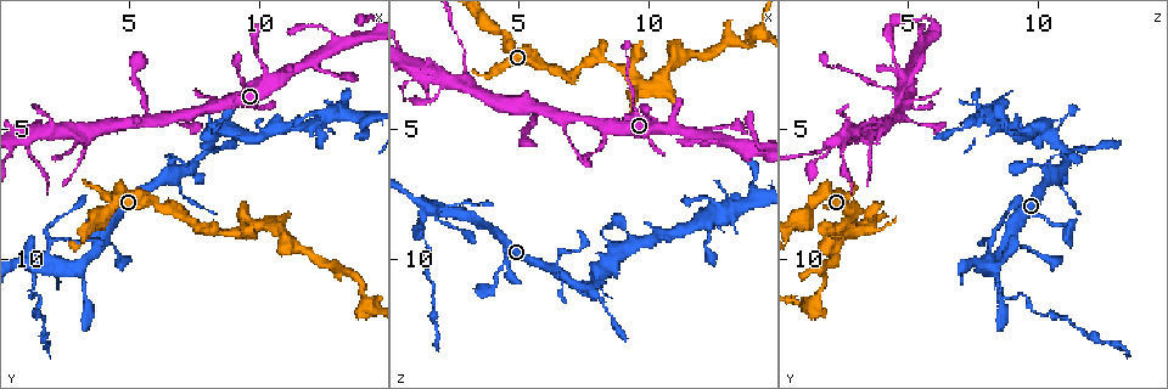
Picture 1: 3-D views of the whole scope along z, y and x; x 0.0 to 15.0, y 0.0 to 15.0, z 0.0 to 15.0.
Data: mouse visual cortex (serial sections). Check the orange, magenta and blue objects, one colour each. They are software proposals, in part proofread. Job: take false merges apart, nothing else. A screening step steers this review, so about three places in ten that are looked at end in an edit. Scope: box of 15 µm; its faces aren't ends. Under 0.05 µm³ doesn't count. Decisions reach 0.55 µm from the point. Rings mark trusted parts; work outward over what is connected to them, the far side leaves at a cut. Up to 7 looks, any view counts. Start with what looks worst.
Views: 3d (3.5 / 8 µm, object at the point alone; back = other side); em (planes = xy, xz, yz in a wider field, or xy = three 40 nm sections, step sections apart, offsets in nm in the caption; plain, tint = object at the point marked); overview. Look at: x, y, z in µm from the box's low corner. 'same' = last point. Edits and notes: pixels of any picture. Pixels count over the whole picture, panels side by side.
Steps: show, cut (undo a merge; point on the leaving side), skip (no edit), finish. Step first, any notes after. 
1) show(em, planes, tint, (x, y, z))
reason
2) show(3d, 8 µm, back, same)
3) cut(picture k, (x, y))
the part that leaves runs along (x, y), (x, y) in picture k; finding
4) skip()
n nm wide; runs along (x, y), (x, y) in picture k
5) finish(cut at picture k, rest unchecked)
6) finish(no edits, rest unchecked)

show(em, xy, step 2, tint, (9.4, 3.4, 3.9))
thin neck

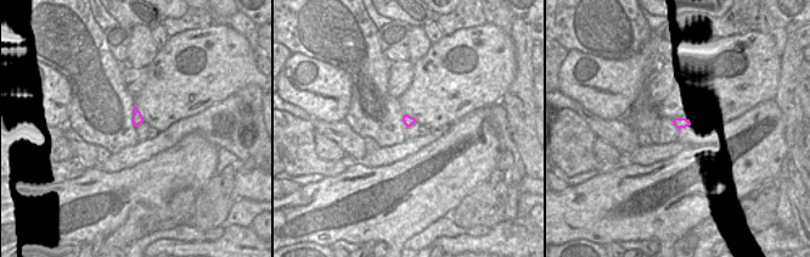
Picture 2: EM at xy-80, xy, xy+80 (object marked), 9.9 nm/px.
show(3d, 3.5 µm, same)
see where the arms go

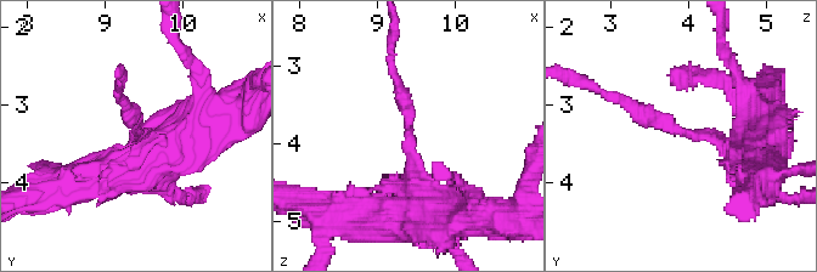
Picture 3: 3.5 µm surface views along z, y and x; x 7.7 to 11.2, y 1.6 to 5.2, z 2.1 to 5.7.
skip()
all the same cell

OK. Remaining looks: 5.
show(3d, 3.5 µm, back, (3.1, 5.2, 3.4))
small branch off a trunk

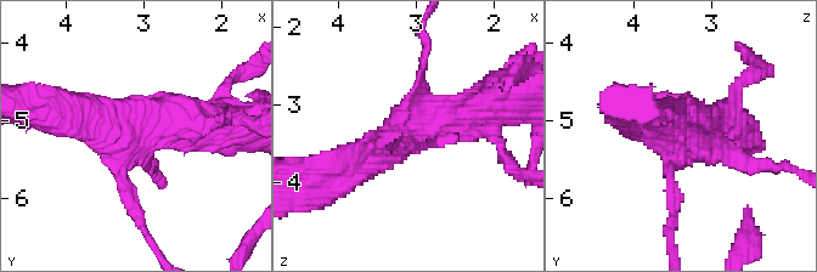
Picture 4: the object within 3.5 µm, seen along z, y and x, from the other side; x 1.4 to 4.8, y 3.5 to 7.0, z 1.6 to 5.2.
show(em, xy, step 2, tint, (3.05, 5.20, 3.35))
need the tissue

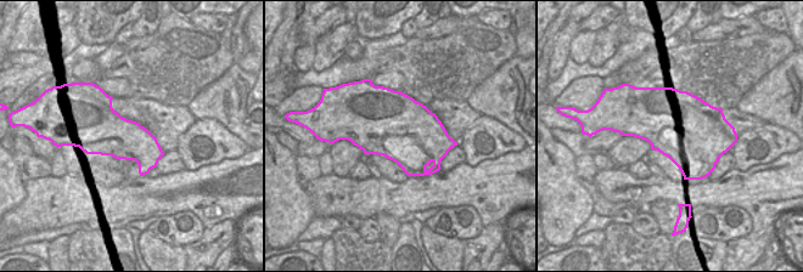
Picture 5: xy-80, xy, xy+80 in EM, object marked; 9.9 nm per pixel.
show(em, planes, tint, same)
another direction

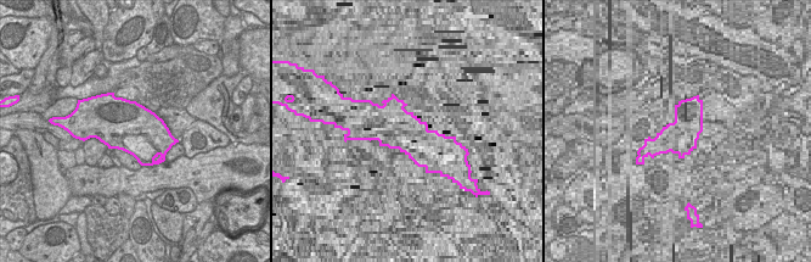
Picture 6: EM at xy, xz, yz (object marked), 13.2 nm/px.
skip()
650 nm wide; runs along (349, 171), (486, 100) in picture 4; continuous, no second cell

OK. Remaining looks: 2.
show(3d, 3.5 µm, (7.4, 6.5, 9.5))
abrupt turn

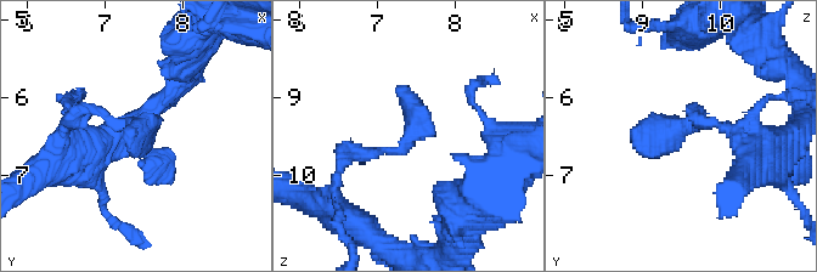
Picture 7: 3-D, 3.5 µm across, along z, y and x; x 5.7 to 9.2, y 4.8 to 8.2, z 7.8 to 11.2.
show(em, xy, step 3, tint, (7.50, 6.40, 9.45))

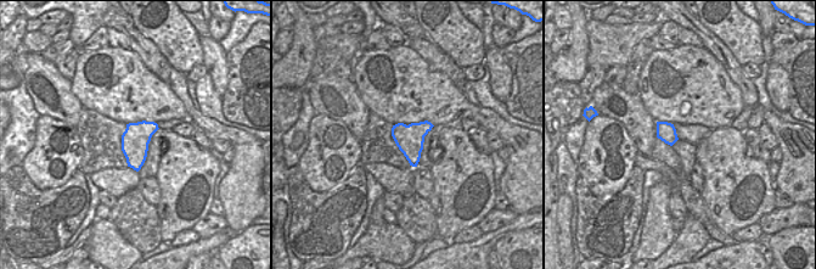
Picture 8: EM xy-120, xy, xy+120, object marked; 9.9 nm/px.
skip()
runs along (349, 154), (398, 151), (417, 129), (398, 89) in picture 7; all the same cell

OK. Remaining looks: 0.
finish(no edits, rest unchecked)

